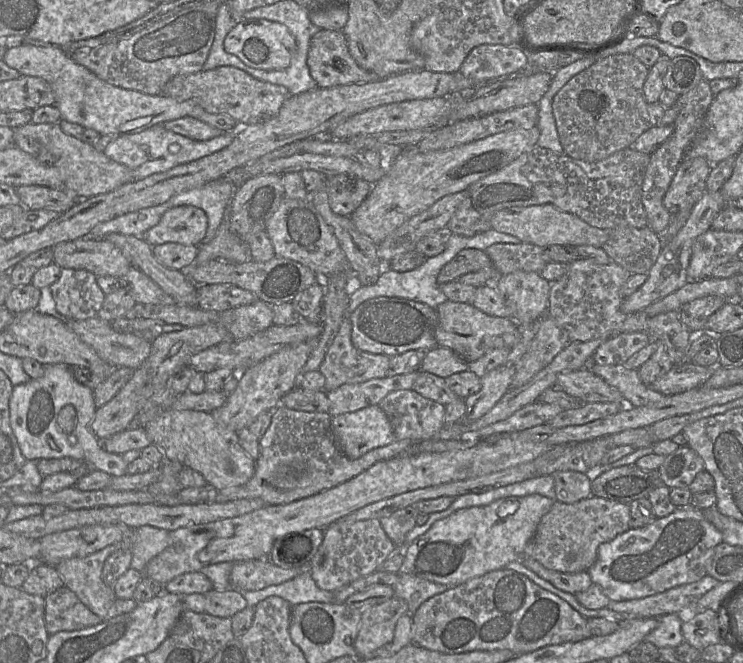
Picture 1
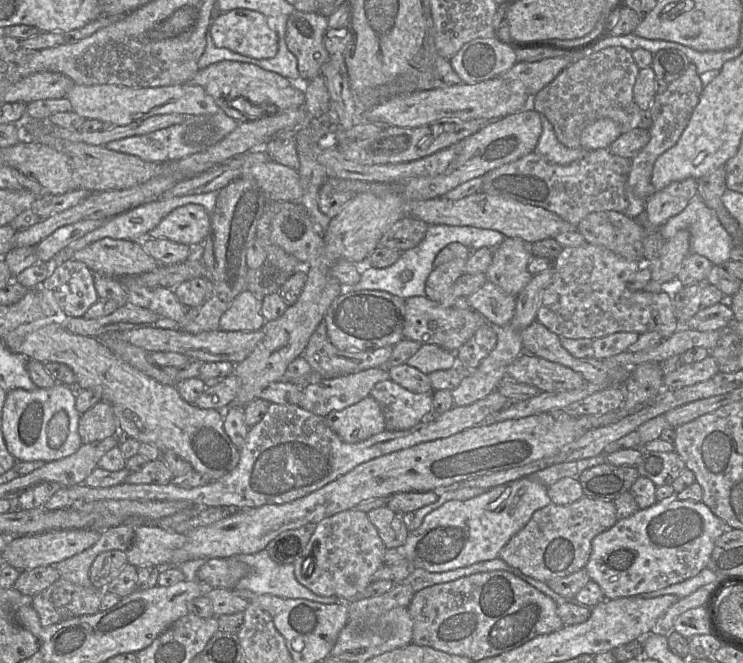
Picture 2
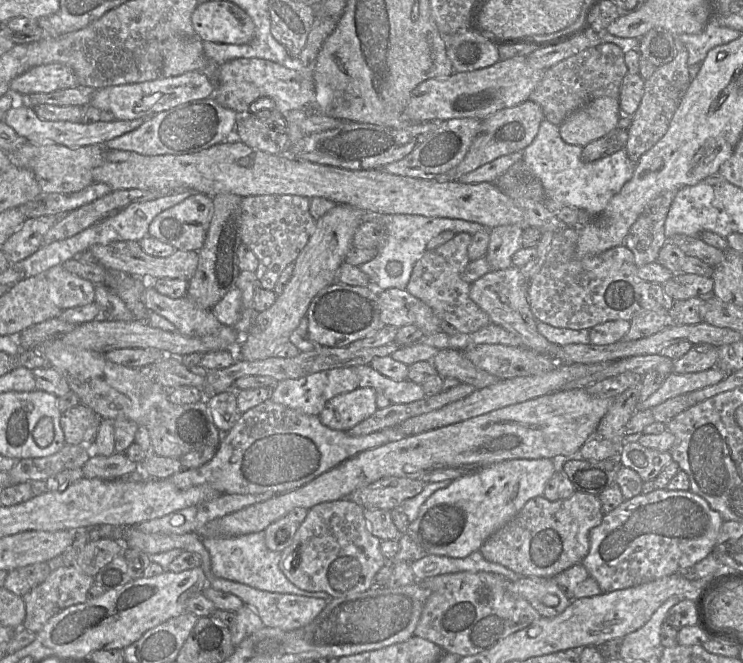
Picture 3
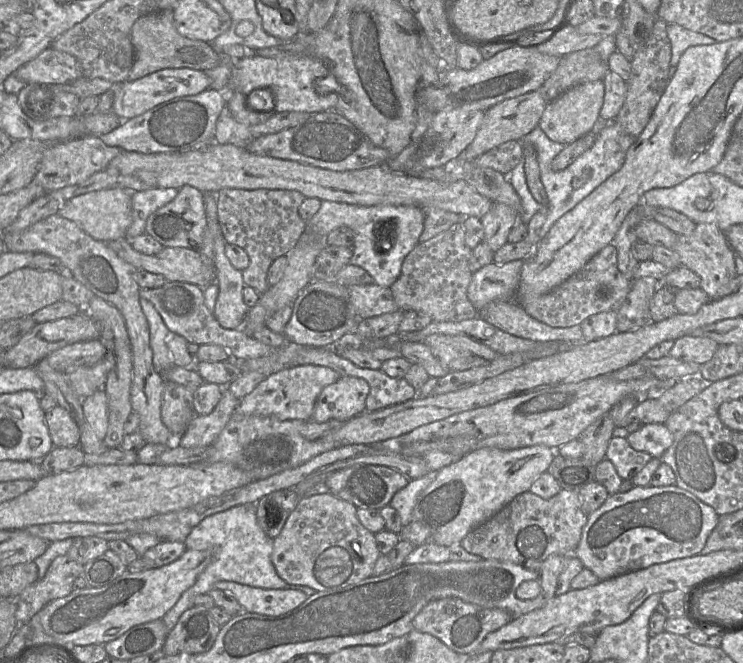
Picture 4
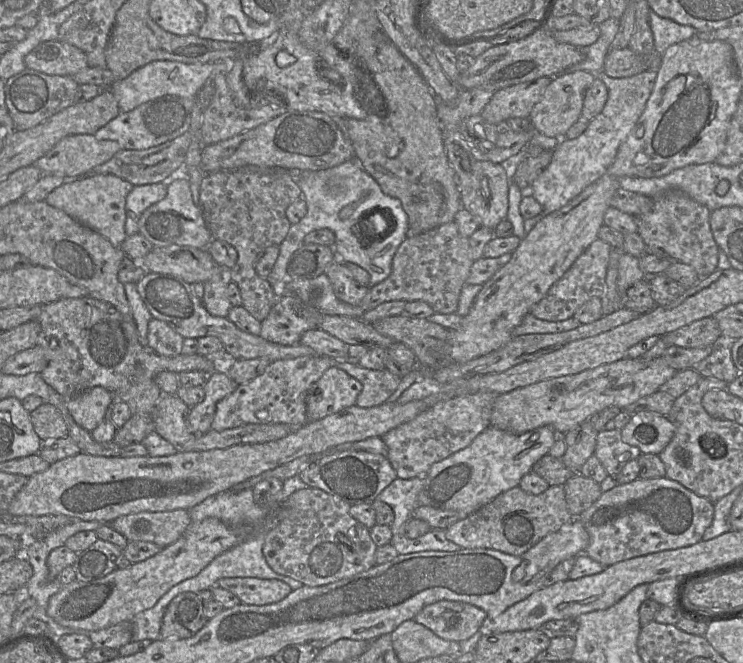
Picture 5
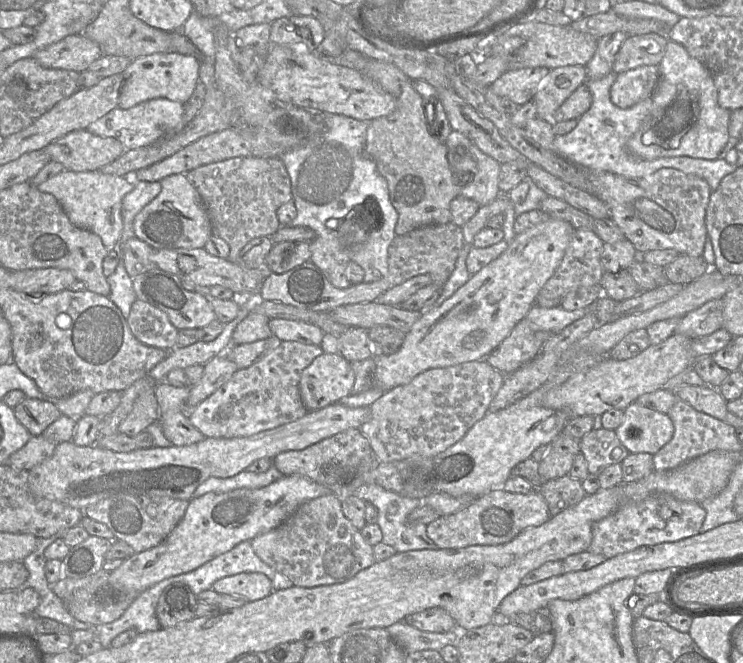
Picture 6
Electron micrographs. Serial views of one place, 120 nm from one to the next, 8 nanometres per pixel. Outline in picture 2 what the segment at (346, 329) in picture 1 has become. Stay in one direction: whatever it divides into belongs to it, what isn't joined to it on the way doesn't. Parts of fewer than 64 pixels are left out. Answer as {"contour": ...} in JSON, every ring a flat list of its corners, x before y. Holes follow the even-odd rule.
{"contour":[[321,322,311,335,303,355,312,367,312,370,321,375,321,379,330,379,358,373,370,368,386,368,392,355,393,347,394,346,385,346,377,349,360,351,340,350,332,344,327,334,326,324]]}

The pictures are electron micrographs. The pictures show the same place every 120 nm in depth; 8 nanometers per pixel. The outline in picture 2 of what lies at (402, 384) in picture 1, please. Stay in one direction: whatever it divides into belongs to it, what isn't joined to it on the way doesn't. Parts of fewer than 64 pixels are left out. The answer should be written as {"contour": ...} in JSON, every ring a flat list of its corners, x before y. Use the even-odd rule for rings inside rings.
{"contour":[[370,368,354,374,321,379,303,386,302,398,298,406,318,416,326,417,334,410,342,410,361,401,371,394,371,390,378,382,387,379,391,378,386,368]]}

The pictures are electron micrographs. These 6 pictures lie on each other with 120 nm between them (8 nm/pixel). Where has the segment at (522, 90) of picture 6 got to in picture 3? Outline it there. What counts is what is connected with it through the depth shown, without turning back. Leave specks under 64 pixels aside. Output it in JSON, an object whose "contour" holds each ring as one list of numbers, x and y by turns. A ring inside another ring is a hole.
{"contour":[[529,99,516,106,501,109,482,119,463,160,449,171,436,175,435,180,439,182,457,181,464,174,472,172,500,156,513,152,523,152,536,137,540,124,544,119,542,108]]}

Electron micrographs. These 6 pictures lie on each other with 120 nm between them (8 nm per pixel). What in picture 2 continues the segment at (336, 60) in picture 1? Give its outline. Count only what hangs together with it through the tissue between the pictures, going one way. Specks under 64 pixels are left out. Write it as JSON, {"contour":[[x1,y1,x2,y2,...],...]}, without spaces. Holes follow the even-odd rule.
{"contour":[[295,9,287,19,285,43,288,50,297,59,297,67,302,80,311,80,322,73,322,67,328,60,328,53,324,47,324,37,327,29,328,20,321,14]]}

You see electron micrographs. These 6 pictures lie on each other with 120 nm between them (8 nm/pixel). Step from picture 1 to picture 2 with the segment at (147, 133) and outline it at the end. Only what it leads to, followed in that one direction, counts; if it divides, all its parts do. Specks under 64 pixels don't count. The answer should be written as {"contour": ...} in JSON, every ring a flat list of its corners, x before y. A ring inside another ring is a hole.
{"contour":[[219,111,210,116,187,117,181,124,173,125,145,135,107,142,104,146,116,152,136,156,146,162,174,162,190,155,203,152,216,145,227,135,232,133,238,125,239,122,230,118,223,111]]}

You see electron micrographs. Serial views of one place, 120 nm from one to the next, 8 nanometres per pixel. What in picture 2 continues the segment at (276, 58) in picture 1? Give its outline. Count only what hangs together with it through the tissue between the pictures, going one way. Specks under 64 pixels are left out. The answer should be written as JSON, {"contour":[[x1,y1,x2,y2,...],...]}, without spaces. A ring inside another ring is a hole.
{"contour":[[233,9,220,13,213,18,208,33,217,48,226,48,255,59,269,59,275,57,278,51,278,36,272,31,266,17,249,9]]}

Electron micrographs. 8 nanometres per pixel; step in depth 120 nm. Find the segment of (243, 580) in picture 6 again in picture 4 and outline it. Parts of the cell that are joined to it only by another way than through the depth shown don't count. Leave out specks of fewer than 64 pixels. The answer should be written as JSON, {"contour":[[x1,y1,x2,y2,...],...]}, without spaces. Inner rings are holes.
{"contour":[[218,581,214,588,231,593,247,612,278,616,306,601,307,595,296,589,264,589,232,581]]}

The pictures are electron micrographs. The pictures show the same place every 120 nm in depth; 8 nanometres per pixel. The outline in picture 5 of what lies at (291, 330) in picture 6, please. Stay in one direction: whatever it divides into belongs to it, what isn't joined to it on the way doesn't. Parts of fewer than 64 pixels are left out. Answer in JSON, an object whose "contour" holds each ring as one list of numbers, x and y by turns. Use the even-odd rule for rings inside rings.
{"contour":[[317,328,304,332,299,344,312,348,318,355,342,362,355,362,348,355,348,344]]}

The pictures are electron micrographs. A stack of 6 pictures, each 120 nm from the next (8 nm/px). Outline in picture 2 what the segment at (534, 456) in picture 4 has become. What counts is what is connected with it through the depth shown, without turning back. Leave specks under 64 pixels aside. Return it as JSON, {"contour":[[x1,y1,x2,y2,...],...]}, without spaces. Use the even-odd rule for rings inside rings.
{"contour":[[528,477,488,489,468,500,447,501,427,514,417,529,409,531,402,547,403,556,415,569,422,568,431,573,448,572,495,559,533,513,550,503,548,488]]}

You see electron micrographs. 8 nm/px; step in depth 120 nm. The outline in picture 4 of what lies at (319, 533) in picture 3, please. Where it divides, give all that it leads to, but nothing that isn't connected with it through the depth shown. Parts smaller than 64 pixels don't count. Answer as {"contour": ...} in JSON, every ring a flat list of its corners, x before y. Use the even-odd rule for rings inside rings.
{"contour":[[332,493,306,495,299,499,280,534,273,539,271,561,280,578,292,585,303,585,315,591,333,591,360,582,373,575,380,556,375,536,367,530,356,515,357,507]]}

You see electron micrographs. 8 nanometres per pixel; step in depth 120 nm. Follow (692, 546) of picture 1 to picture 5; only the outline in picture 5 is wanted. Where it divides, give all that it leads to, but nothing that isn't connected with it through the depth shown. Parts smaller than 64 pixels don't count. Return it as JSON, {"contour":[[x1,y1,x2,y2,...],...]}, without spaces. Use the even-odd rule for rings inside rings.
{"contour":[[665,476,617,484,611,490,602,492,599,499,578,518,589,534,589,544,584,553,608,567,631,558,696,544,702,540,705,530,711,525,713,515,712,502]]}

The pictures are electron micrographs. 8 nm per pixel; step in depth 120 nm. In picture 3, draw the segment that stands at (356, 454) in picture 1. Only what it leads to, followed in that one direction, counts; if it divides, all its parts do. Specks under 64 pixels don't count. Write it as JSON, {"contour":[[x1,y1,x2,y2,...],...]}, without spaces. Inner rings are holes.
{"contour":[[359,387,331,398,318,417,326,427,347,433,377,410,374,390]]}

